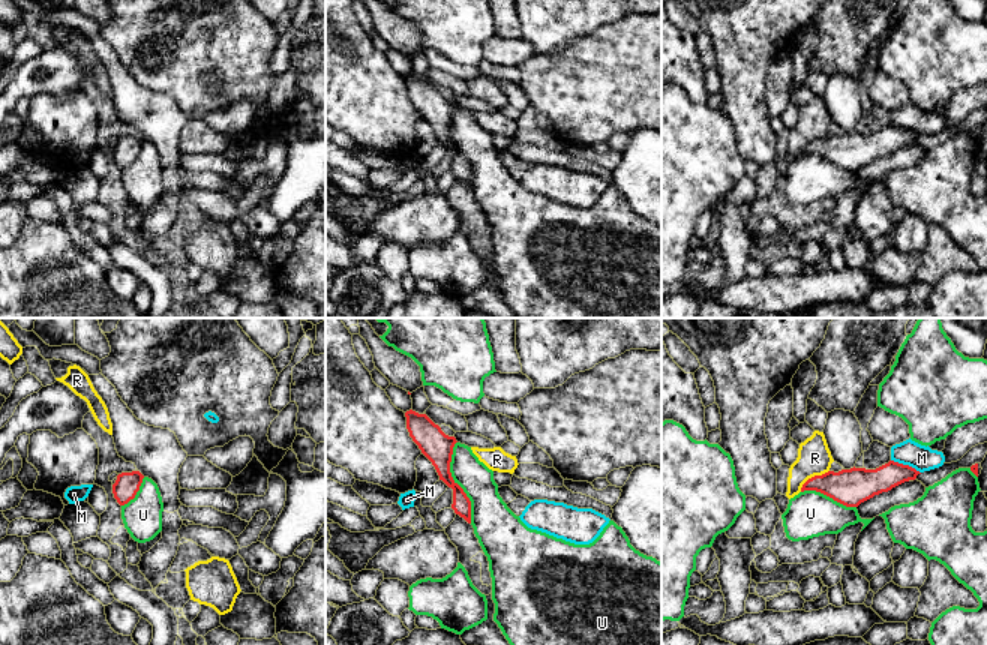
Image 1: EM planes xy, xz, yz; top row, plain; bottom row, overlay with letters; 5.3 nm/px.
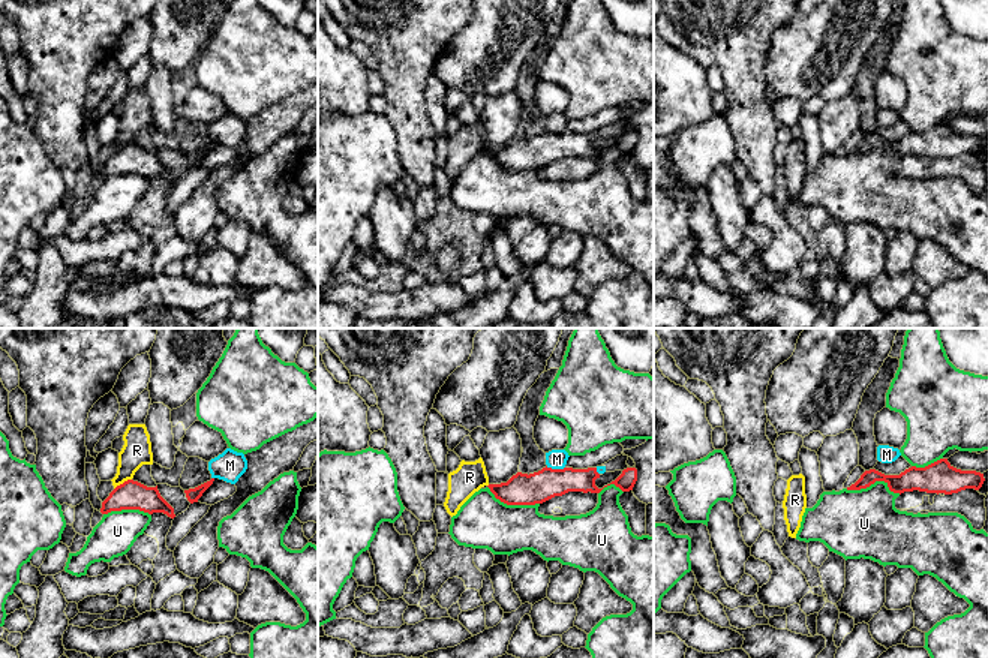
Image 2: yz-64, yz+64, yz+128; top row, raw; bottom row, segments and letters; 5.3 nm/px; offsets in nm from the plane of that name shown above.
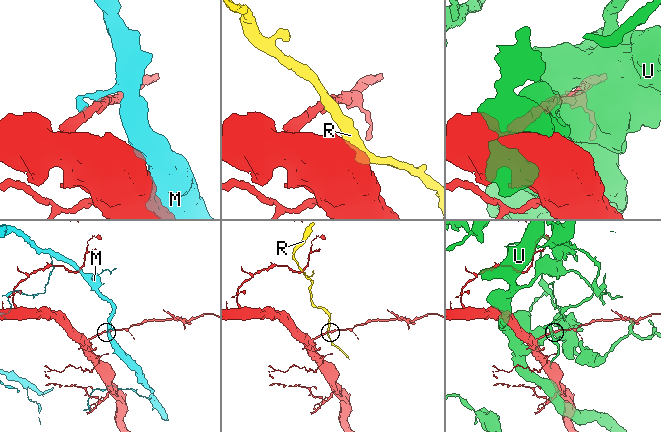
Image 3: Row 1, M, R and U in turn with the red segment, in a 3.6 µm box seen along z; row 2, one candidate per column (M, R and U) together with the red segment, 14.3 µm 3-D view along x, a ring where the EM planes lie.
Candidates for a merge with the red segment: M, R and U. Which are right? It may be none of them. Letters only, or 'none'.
none

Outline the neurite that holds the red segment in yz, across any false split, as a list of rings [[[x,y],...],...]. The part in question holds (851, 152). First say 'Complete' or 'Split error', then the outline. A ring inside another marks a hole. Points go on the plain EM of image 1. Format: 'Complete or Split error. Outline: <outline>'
Complete. Outline: [[[890,124],[876,134],[854,130],[838,136],[828,135],[822,140],[814,140],[802,148],[801,156],[816,154],[846,171],[858,171],[874,159],[915,144],[918,138],[921,136],[909,129]]]

